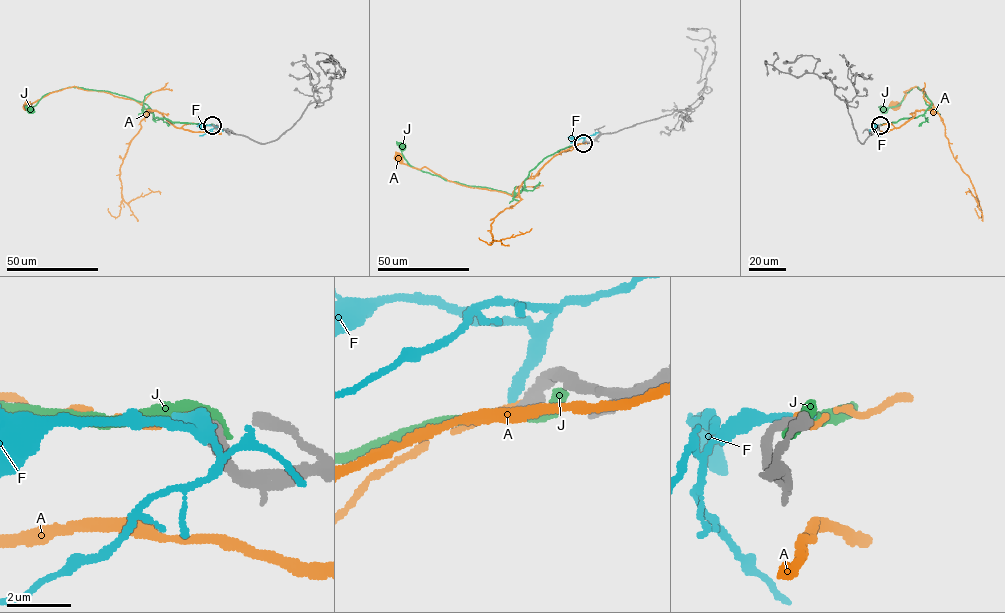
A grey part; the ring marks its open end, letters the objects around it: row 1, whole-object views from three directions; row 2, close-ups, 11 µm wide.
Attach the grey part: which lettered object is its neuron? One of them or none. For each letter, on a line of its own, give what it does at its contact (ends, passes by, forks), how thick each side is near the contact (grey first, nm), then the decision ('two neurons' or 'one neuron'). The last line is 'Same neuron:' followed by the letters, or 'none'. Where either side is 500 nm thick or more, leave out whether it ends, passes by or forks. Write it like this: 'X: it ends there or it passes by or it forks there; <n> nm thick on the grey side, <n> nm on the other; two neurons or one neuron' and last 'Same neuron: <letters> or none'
A: it ends there; 400 nm thick on the grey side, 200 nm on the other; two neurons
F: it ends there; 360 nm thick on the grey side, 320 nm on the other; two neurons
J: it passes by; 380 nm thick on the grey side, 320 nm on the other; two neurons
Same neuron: none

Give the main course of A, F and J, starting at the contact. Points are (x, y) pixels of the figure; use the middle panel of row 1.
A: (583, 142), (556, 154), (533, 178), (526, 179), (515, 196), (448, 181), (426, 167), (403, 164), (398, 156)
F: (583, 142), (583, 137), (570, 142)
J: (583, 143), (546, 156), (529, 172), (524, 188), (516, 194), (446, 181), (416, 169), (407, 161), (402, 147)

